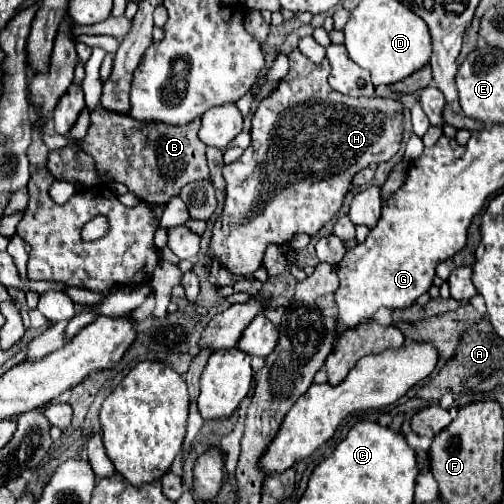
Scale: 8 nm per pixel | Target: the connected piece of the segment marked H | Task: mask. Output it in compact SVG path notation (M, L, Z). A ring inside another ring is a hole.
M293 49L289 55L287 77L279 81L277 89L259 103L253 115L251 145L235 163L223 167L227 199L221 215L213 225L207 257L209 261L223 263L233 275L247 277L259 269L269 243L285 245L299 233L315 235L341 209L353 175L369 165L389 161L401 147L401 101L385 97L349 97L337 93L327 83L329 73L331 65L327 57L321 63L313 63L299 49Z

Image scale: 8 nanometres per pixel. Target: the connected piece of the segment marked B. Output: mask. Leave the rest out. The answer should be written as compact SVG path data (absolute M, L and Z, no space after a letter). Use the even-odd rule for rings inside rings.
M97 107L91 113L91 125L85 139L79 143L79 149L95 159L101 175L123 183L141 201L149 205L167 205L171 197L179 195L183 185L209 177L205 145L197 137L199 123L201 121L197 119L185 127L161 123L149 125Z

